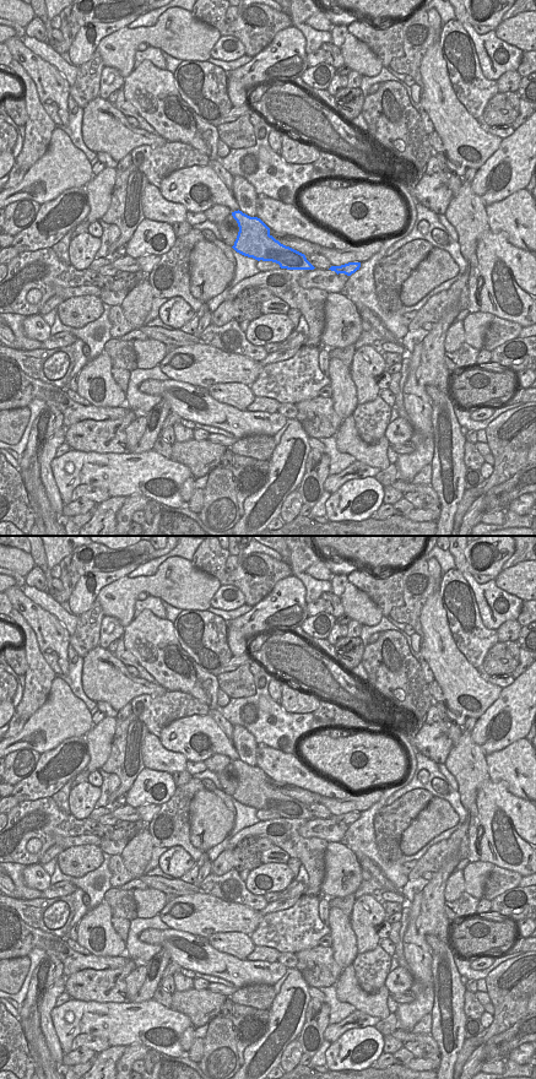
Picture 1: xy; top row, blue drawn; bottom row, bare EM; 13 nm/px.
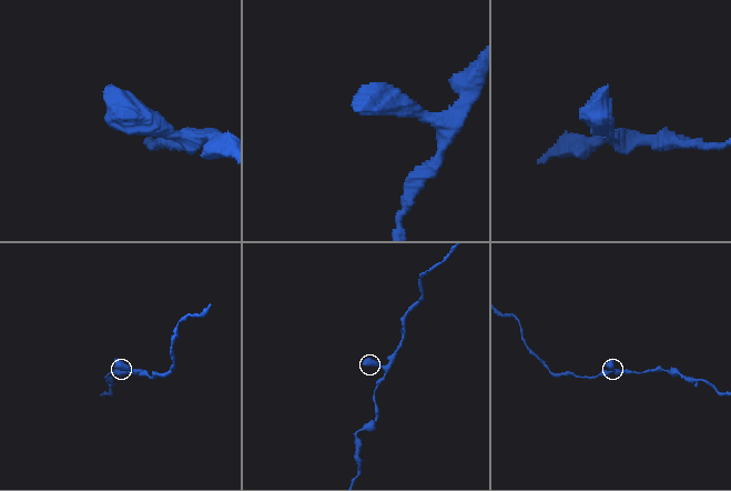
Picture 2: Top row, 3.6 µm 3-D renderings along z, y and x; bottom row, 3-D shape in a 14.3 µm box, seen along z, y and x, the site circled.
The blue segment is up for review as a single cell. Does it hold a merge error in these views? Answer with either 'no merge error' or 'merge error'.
no merge error

